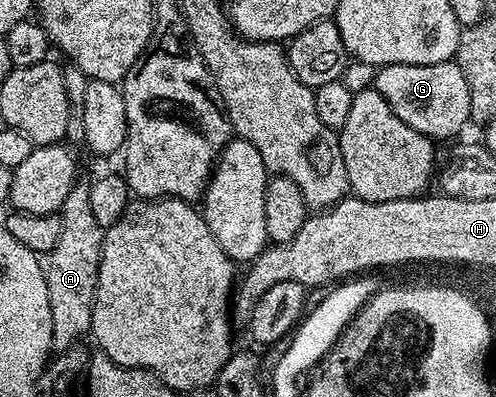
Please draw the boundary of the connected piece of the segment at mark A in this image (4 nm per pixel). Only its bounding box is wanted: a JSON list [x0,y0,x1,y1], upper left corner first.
[45,180,105,352]

